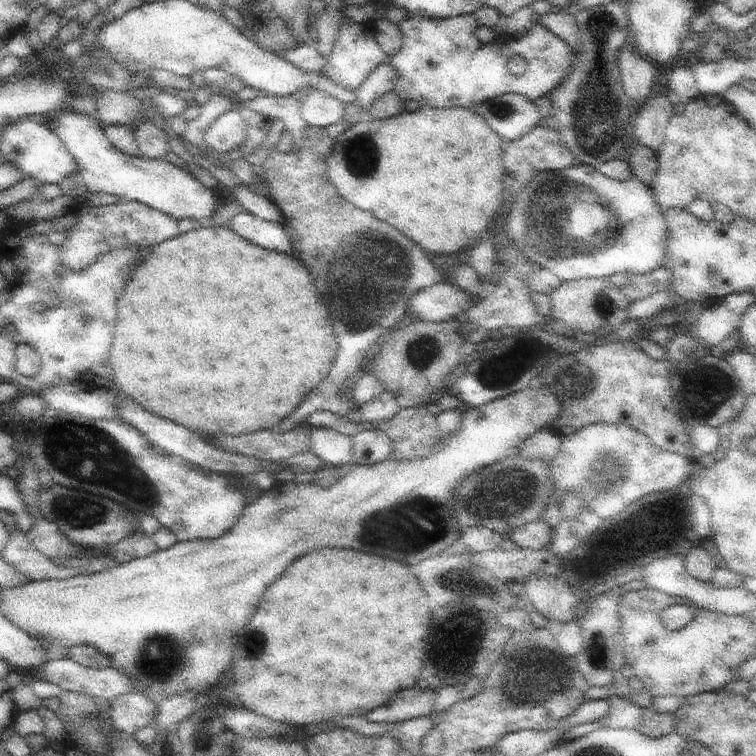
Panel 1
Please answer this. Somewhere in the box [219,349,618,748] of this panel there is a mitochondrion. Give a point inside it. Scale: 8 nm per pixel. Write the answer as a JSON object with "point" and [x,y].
{"point":[537,675]}

